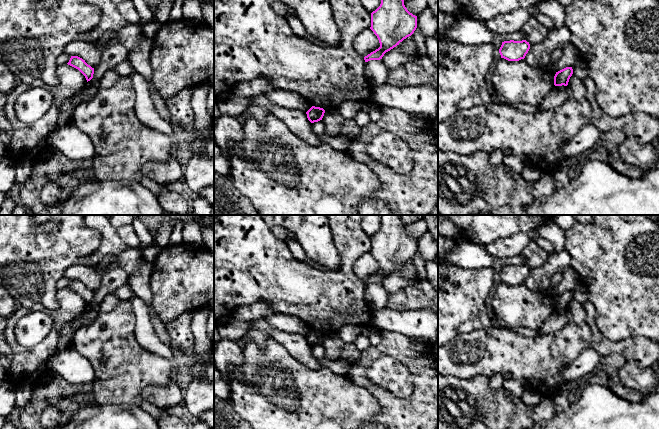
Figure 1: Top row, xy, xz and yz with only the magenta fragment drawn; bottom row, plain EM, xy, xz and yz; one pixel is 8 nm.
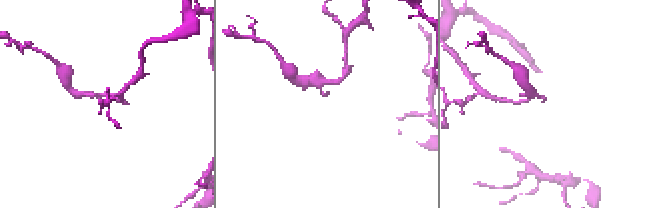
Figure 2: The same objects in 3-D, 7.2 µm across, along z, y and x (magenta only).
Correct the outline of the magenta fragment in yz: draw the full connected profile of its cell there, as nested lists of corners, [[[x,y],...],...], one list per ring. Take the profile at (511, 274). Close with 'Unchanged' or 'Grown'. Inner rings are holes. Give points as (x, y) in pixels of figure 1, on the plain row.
[[[526,264],[504,265],[499,273],[501,282],[508,285],[519,285],[524,283],[530,273],[530,268]]]. Unchanged

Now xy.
[[[71,280],[67,288],[78,293],[85,300],[87,306],[93,302],[94,292],[88,289],[82,282]]]. Unchanged

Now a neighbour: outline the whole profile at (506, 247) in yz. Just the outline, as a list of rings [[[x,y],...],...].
[[[536,230],[526,233],[517,233],[508,237],[499,238],[485,247],[492,257],[506,259],[518,256],[523,249],[531,242],[532,235]]]

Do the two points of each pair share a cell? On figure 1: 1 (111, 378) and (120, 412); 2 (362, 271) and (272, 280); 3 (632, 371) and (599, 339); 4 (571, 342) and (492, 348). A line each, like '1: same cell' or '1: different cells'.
1: different cells
2: different cells
3: different cells
4: same cell

